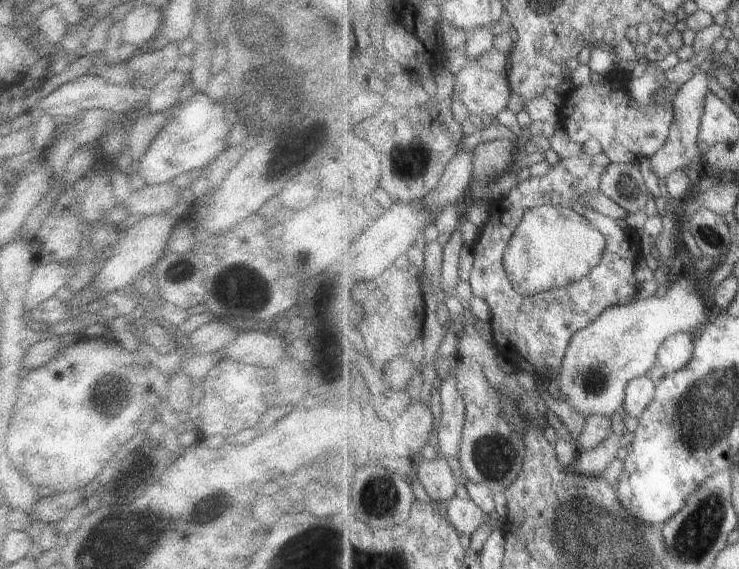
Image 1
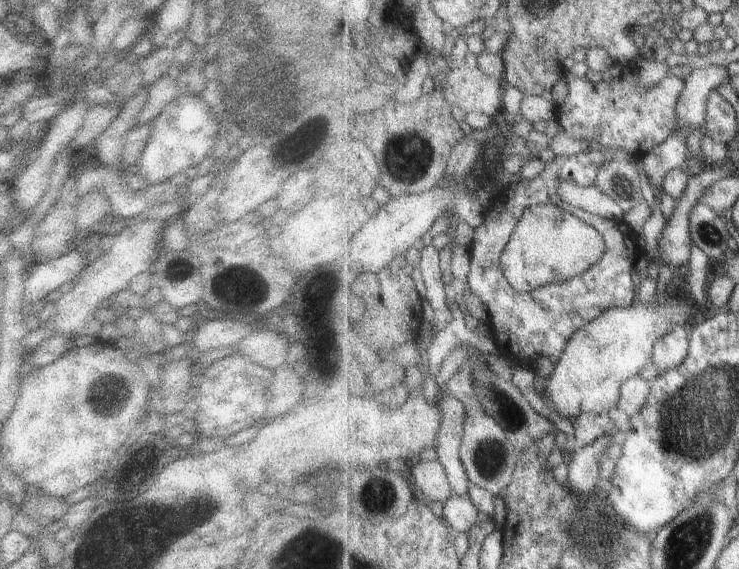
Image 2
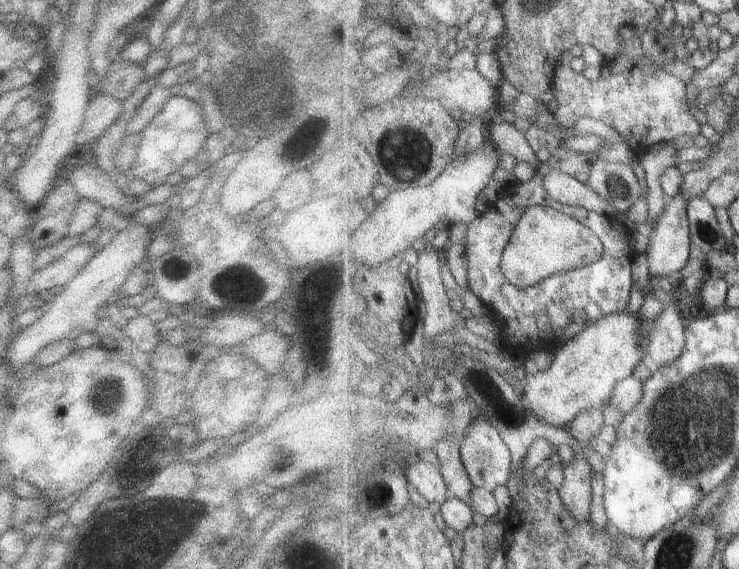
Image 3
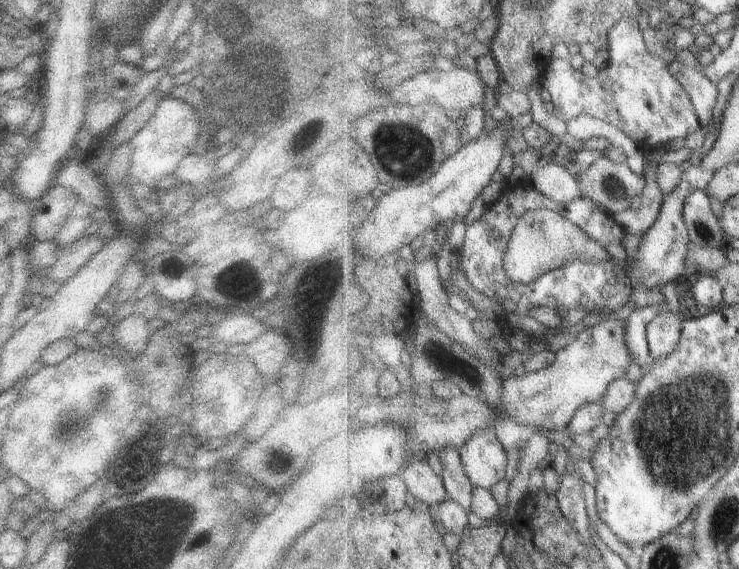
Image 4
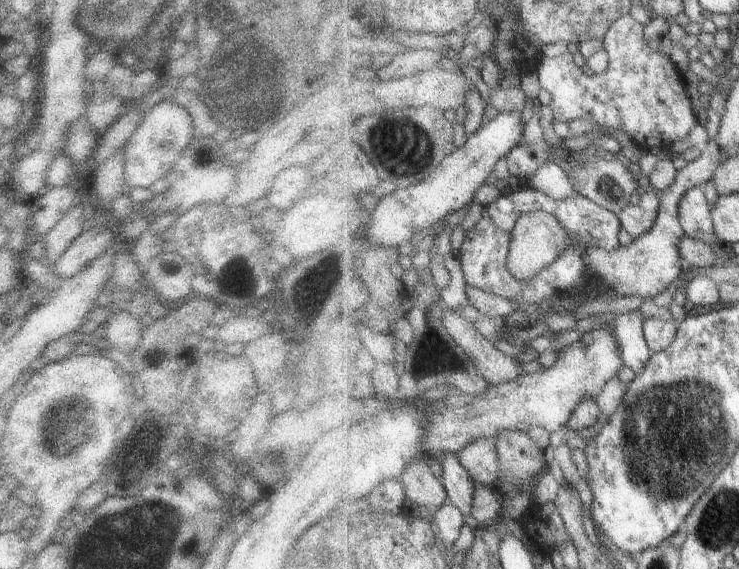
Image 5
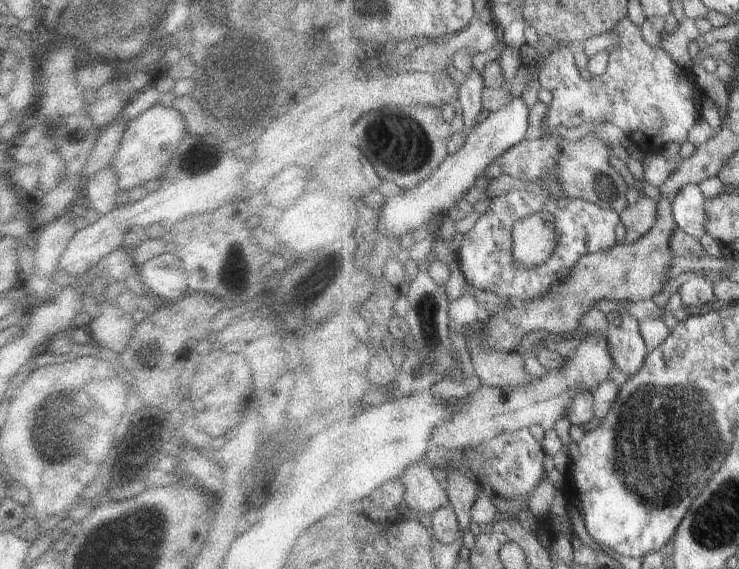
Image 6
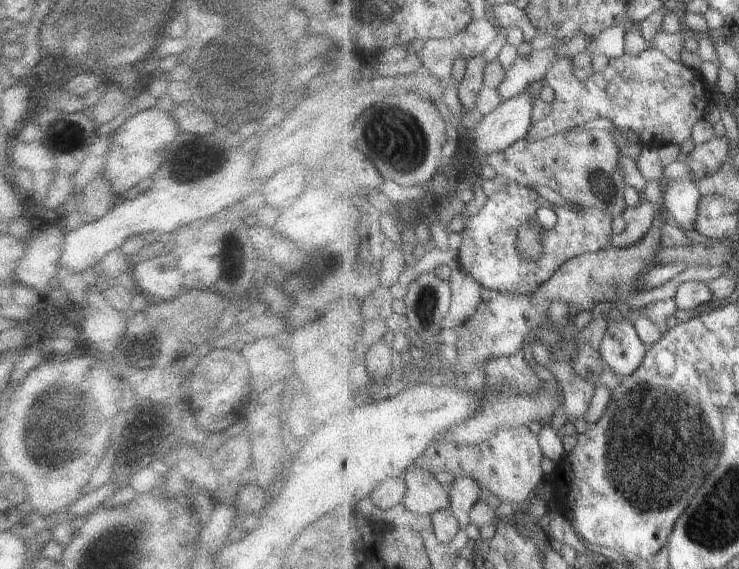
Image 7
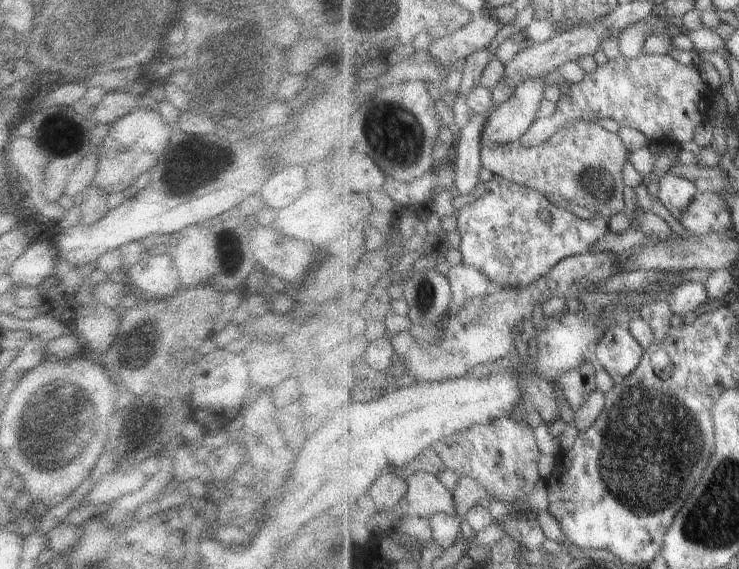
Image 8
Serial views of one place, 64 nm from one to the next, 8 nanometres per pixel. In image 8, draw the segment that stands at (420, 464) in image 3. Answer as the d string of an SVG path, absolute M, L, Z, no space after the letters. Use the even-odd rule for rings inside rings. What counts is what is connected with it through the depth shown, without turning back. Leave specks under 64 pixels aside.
M416 471L405 475L405 479L408 484L405 498L395 508L384 512L386 529L396 528L398 521L405 516L428 519L442 511L449 514L455 513L453 491L447 490L435 474Z

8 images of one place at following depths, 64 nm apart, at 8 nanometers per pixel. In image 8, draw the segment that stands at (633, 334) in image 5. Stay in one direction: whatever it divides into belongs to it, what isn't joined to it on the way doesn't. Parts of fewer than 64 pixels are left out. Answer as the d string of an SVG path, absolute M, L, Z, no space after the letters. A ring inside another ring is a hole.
M614 322L595 346L592 359L619 384L638 368L645 353L627 325Z

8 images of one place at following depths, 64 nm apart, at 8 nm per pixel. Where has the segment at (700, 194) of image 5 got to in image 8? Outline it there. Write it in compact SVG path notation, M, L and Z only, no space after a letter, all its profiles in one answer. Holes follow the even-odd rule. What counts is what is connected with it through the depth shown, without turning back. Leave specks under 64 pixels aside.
M667 173L658 183L658 198L668 209L668 212L676 218L681 218L685 210L689 208L693 198L697 196L697 188L691 180L679 178L674 173Z

